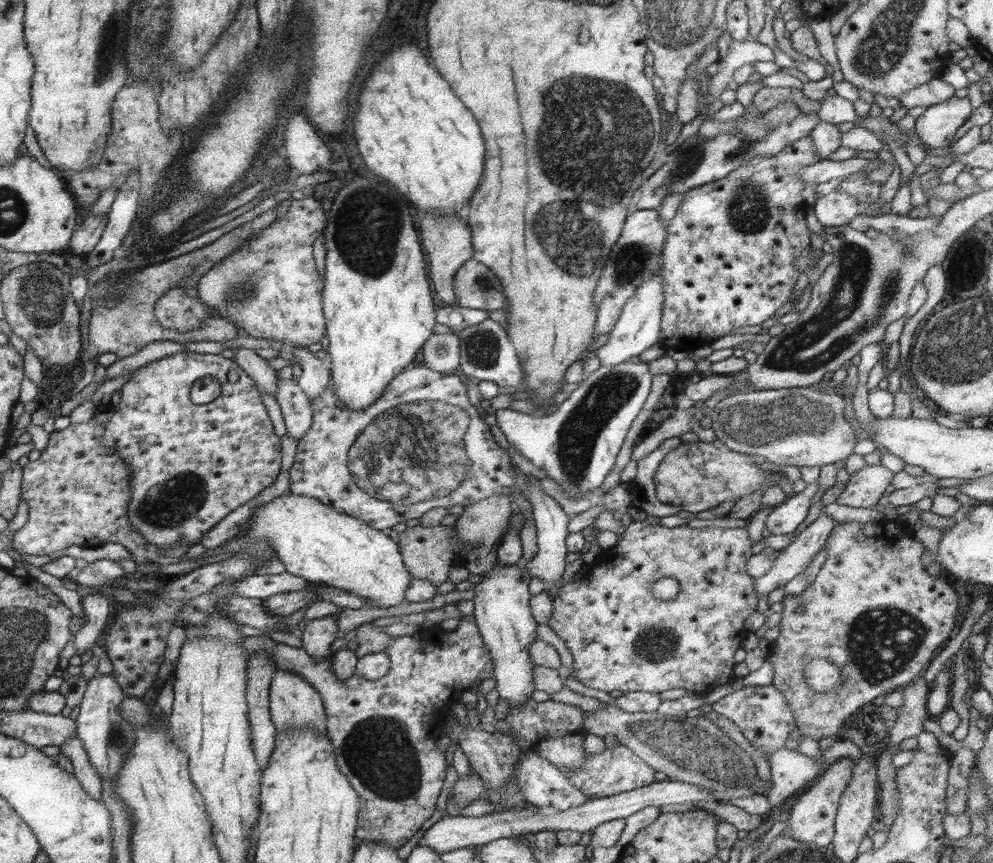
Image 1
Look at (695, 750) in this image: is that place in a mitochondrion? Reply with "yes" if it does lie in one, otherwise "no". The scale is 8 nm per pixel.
yes

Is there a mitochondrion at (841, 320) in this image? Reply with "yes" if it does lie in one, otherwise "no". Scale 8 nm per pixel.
yes

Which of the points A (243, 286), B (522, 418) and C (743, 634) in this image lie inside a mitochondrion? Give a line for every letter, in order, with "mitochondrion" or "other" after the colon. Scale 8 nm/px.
A: mitochondrion
B: other
C: other

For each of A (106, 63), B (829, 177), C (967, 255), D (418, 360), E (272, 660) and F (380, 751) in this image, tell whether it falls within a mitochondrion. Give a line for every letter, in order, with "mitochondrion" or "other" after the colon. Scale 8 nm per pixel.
A: mitochondrion
B: other
C: other
D: other
E: other
F: mitochondrion

